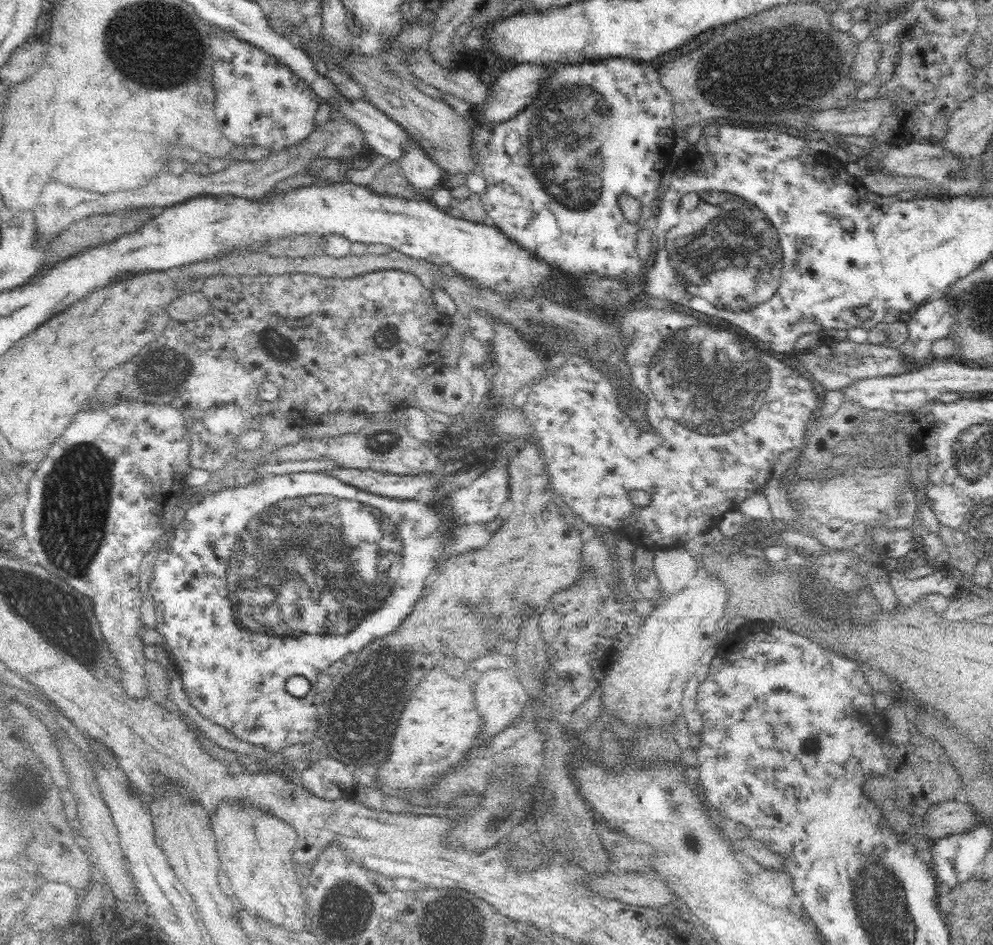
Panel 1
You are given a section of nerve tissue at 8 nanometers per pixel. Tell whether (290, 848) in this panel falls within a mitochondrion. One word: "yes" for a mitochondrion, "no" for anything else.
no

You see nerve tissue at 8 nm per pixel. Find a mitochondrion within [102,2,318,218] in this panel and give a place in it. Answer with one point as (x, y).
(141, 41)

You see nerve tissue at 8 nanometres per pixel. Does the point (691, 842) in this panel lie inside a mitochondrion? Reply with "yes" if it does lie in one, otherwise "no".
no

